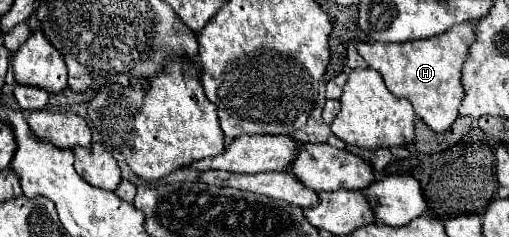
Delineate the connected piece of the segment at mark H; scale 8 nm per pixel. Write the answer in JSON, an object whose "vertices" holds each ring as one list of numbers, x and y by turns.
{"vertices":[[469,20,455,24,445,34,433,38,401,44,359,42,357,50,369,64,369,68,377,70,383,76,389,92,393,92,399,98,407,98,413,104,415,114,433,132,445,132,455,122,457,110,465,96,465,90,461,86,461,68,473,42,475,42,475,28,473,20]]}

